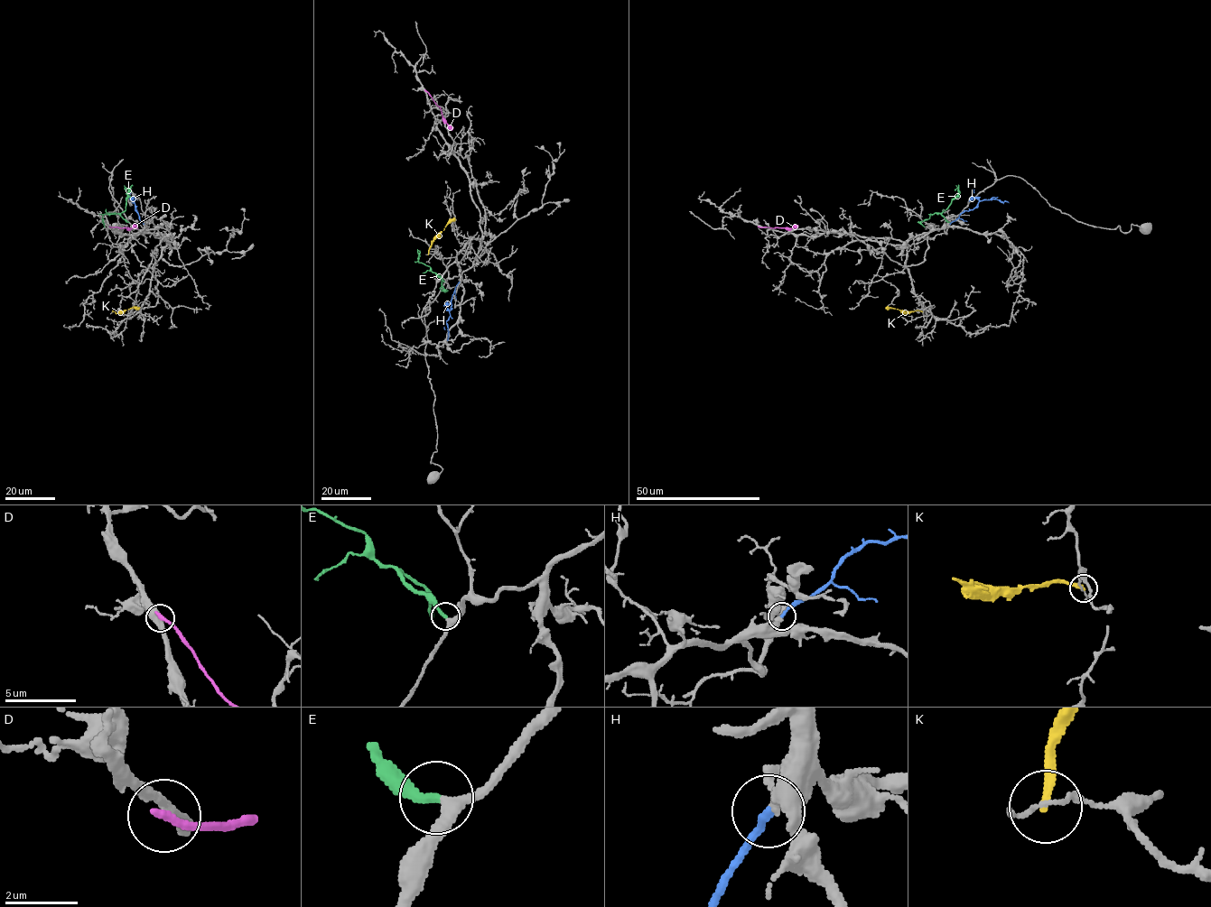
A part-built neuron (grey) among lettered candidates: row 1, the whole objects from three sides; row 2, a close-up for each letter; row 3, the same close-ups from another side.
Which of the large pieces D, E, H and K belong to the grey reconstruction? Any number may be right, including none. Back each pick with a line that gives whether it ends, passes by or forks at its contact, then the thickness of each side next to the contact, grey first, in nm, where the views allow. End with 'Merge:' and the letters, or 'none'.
E: it ends; calibres 260 and 240 nm
H: it ends; calibres 280 and 200 nm
Merge: E, H

